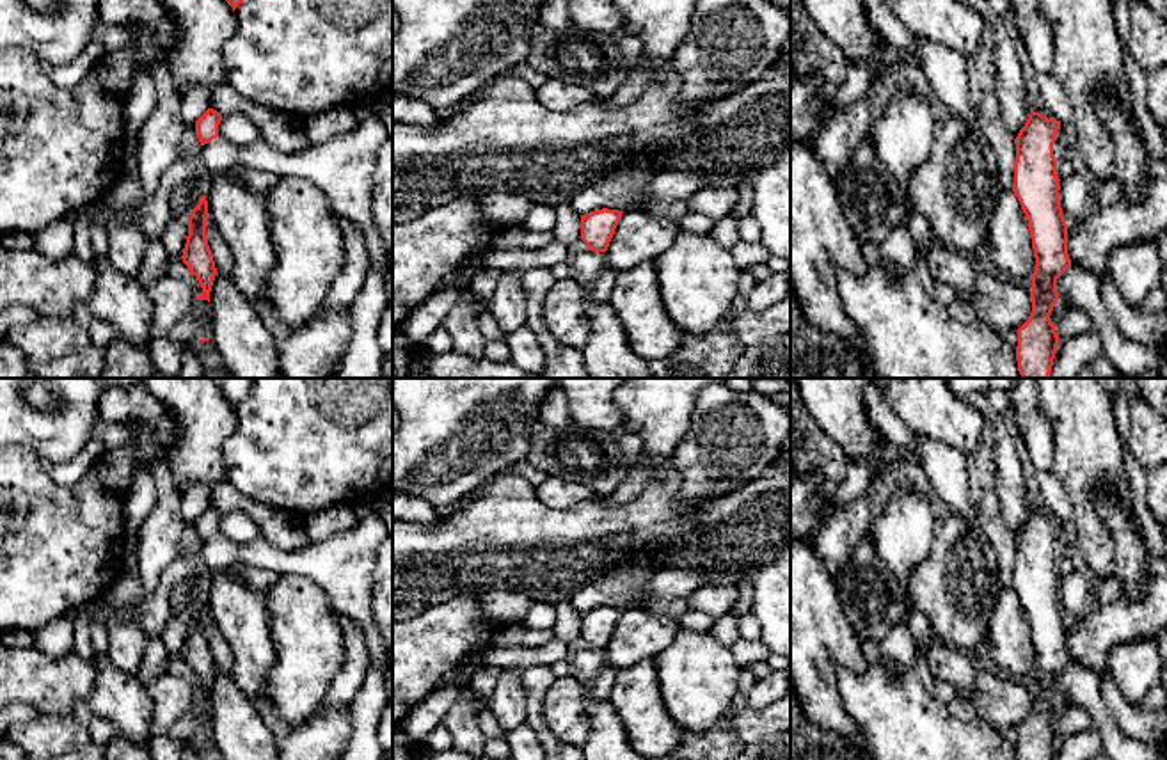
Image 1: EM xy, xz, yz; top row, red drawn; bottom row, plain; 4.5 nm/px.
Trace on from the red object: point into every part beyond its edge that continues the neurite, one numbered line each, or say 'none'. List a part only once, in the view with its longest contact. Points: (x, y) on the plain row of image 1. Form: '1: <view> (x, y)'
none

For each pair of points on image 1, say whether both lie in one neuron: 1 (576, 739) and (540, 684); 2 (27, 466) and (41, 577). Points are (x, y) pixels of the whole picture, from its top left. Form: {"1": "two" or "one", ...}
{"1": "two", "2": "one"}

